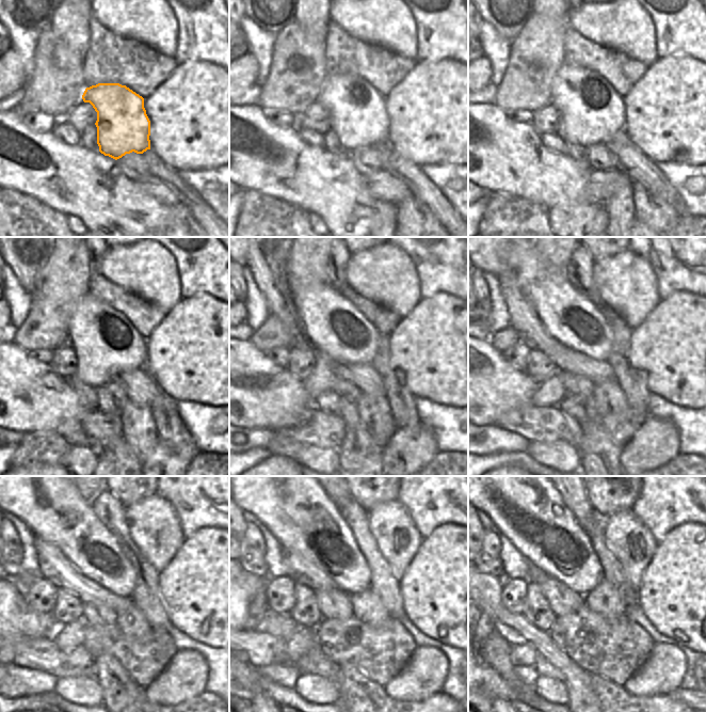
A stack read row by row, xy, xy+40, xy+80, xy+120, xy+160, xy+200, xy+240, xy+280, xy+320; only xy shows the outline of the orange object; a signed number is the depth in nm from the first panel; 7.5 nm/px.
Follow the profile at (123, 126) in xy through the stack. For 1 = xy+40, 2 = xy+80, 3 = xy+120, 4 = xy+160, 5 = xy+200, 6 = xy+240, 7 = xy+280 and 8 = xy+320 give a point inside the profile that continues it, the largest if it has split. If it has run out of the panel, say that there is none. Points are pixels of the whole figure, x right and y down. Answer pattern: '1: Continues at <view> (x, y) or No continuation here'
1: Continues at xy+40 (358, 117)
2: Continues at xy+80 (591, 111)
3: Continues at xy+120 (106, 344)
4: Continues at xy+160 (337, 331)
5: Continues at xy+200 (568, 315)
6: Continues at xy+240 (44, 497)
7: Continues at xy+280 (285, 497)
8: Continues at xy+320 (519, 497)

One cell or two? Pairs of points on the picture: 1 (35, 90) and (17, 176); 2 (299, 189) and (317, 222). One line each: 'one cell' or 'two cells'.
1: two cells
2: two cells

